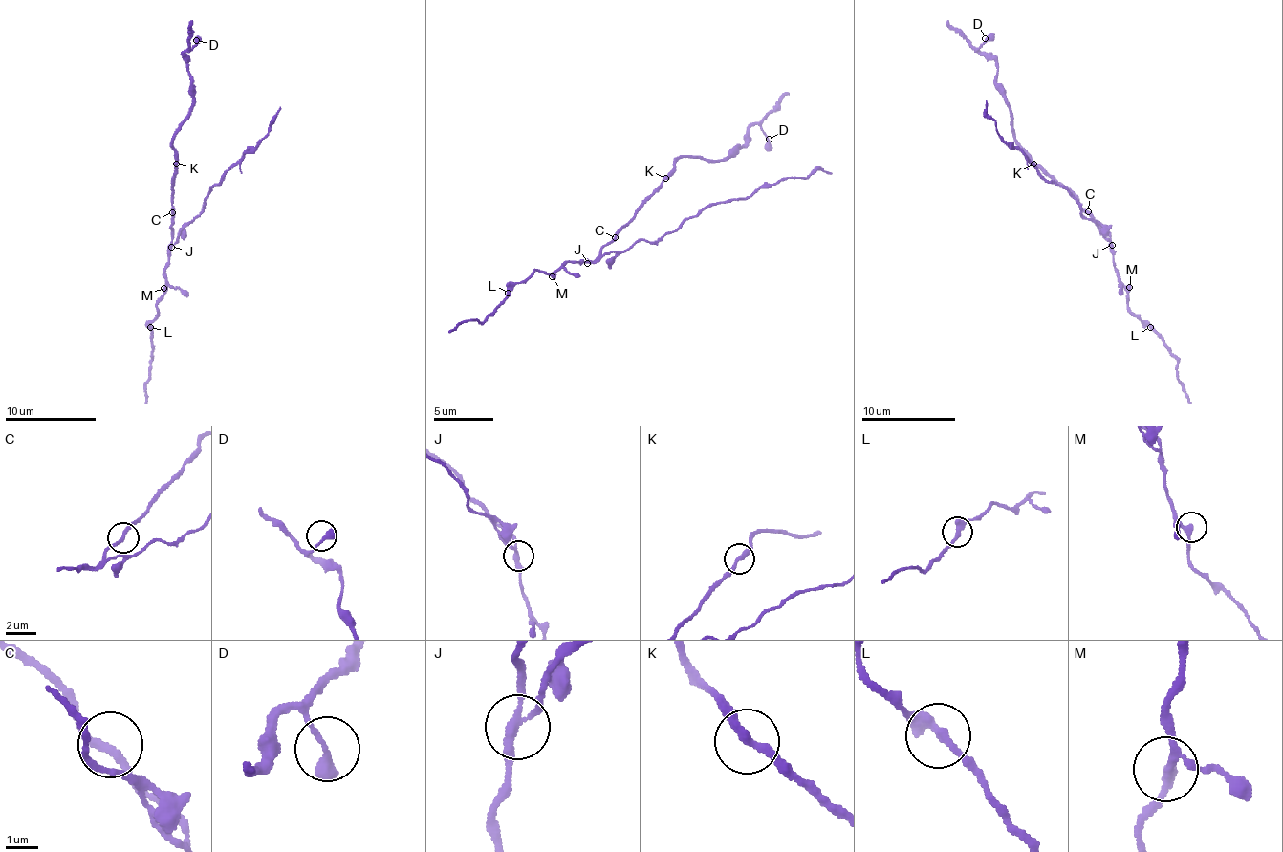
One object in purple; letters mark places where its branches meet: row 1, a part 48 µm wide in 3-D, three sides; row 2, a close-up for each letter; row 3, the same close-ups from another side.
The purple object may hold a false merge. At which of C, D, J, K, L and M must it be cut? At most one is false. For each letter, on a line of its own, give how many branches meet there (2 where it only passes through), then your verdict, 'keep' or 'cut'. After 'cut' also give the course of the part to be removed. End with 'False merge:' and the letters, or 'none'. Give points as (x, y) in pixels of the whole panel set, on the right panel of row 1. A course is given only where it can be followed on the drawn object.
C: branches 2; keep
D: branches 1; keep
J: branches 3; cut; course (1111, 244), (1081, 214), (1071, 194), (1043, 177), (1002, 140), (986, 113), (986, 100)
K: branches 2; keep
L: branches 2; keep
M: branches 3; keep
False merge: J

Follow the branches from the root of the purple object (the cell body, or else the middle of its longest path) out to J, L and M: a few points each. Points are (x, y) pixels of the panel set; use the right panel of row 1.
J: (1088, 213), (1106, 229), (1111, 244)
L: (1088, 213), (1109, 234), (1114, 270), (1118, 281), (1127, 292), (1127, 308), (1150, 327)
M: (1088, 213), (1109, 234), (1114, 270), (1118, 279), (1129, 287)

